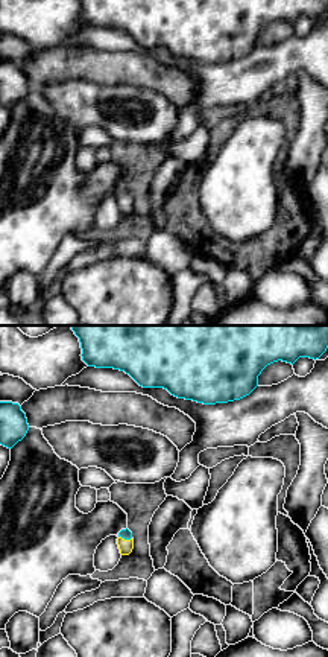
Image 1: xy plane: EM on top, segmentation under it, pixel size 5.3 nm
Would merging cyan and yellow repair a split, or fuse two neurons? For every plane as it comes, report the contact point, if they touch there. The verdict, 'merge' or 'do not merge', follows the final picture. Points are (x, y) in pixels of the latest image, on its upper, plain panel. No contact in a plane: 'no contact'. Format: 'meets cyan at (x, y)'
meets cyan at (125, 198)

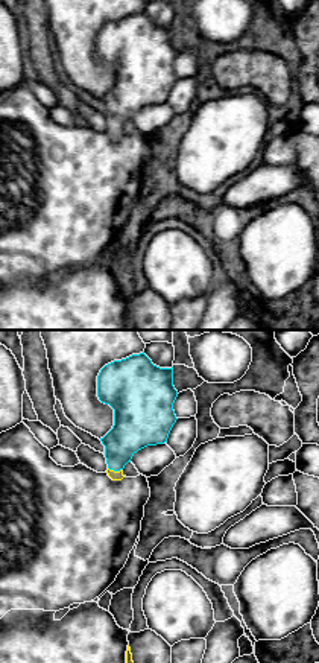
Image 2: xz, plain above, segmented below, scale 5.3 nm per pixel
meets cyan at (116, 130)

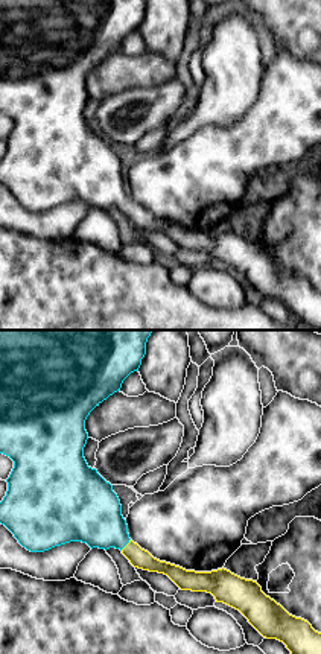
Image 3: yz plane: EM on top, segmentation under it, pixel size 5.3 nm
meets cyan at (125, 204)

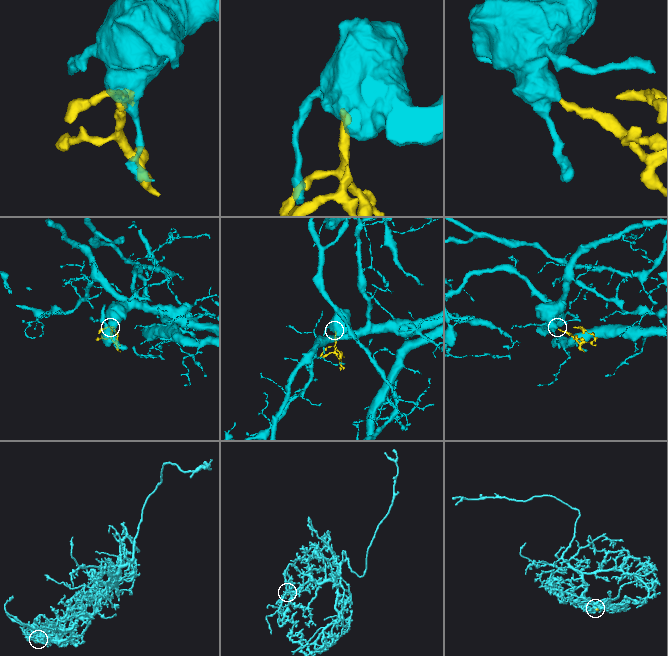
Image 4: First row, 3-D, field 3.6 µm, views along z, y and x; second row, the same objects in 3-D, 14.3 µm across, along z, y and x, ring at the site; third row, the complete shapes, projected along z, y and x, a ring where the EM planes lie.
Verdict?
merge

